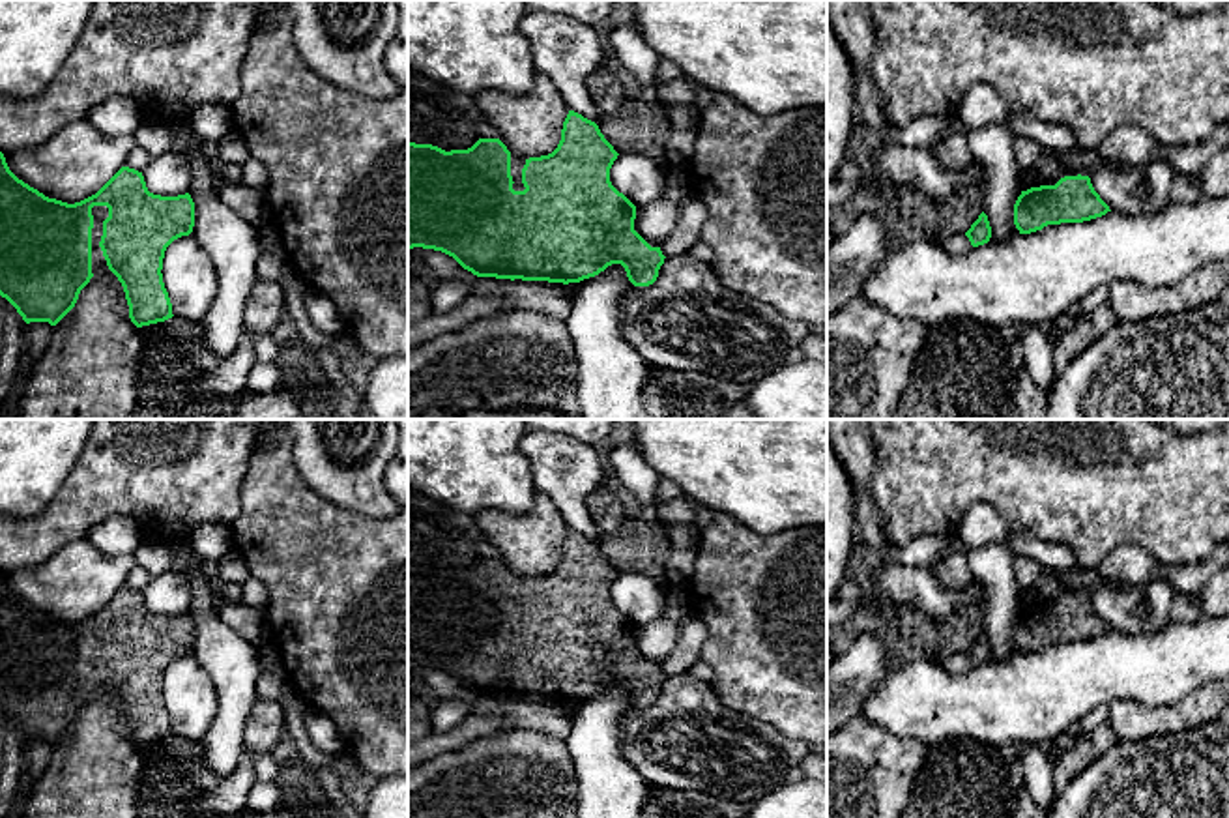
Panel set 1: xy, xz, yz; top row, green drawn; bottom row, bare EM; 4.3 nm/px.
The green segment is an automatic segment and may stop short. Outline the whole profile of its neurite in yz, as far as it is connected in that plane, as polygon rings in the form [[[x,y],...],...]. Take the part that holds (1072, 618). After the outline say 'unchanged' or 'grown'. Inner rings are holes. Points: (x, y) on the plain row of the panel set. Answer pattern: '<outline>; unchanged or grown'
[[[1064,595],[1055,605],[1021,610],[1014,623],[1014,644],[1019,653],[1048,644],[1083,642],[1106,635],[1109,625],[1094,610],[1089,595]]]; unchanged

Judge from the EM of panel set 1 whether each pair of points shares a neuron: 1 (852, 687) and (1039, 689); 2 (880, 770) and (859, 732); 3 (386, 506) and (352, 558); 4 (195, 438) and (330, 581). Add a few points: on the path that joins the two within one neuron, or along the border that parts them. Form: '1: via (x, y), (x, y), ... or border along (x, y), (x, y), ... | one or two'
1: border along (895, 663), (867, 699), (859, 715) | two
2: via (870, 760), (861, 751), (859, 742) | one
3: border along (335, 506), (388, 519) | two
4: border along (255, 448), (242, 483), (240, 515), (229, 525) | two

